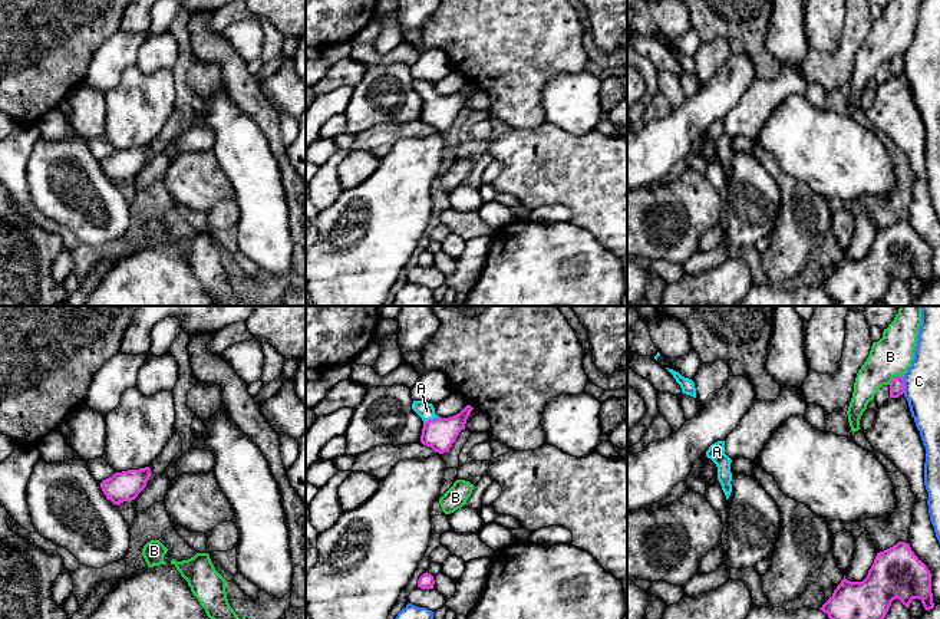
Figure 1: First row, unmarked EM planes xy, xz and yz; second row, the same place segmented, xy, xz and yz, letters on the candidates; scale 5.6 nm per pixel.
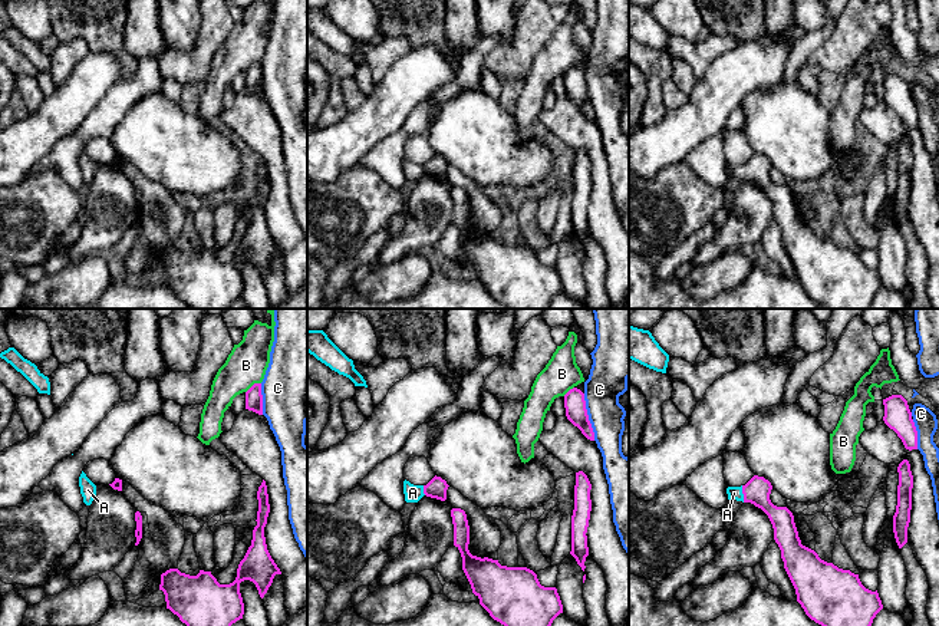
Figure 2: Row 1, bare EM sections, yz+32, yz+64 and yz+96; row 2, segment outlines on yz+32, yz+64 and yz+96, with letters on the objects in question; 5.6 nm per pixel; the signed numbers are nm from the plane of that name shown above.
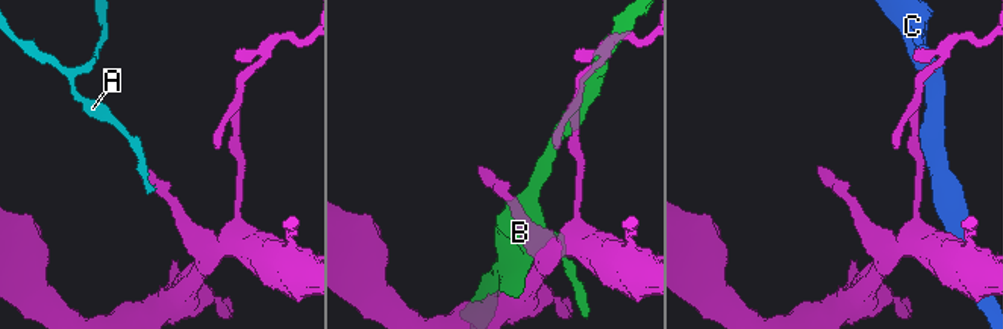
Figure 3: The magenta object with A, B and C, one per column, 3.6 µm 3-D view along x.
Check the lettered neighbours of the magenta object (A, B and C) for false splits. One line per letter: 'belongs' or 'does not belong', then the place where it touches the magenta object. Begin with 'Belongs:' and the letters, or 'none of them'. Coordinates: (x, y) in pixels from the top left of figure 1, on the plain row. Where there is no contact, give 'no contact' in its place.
Belongs: A
A: belongs; meets magenta in xz at (431, 98)
B: does not belong; meets magenta in yz at (896, 55)
C: does not belong; meets magenta in yz at (903, 63)

